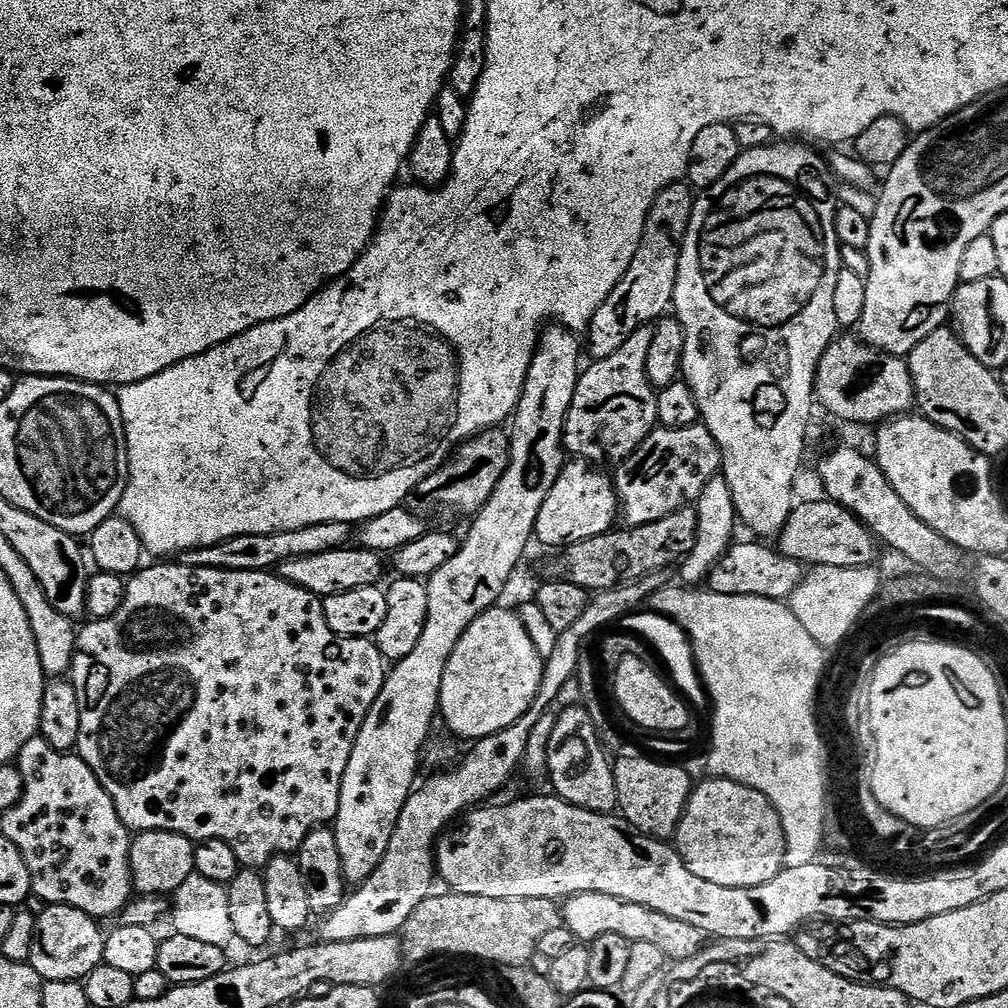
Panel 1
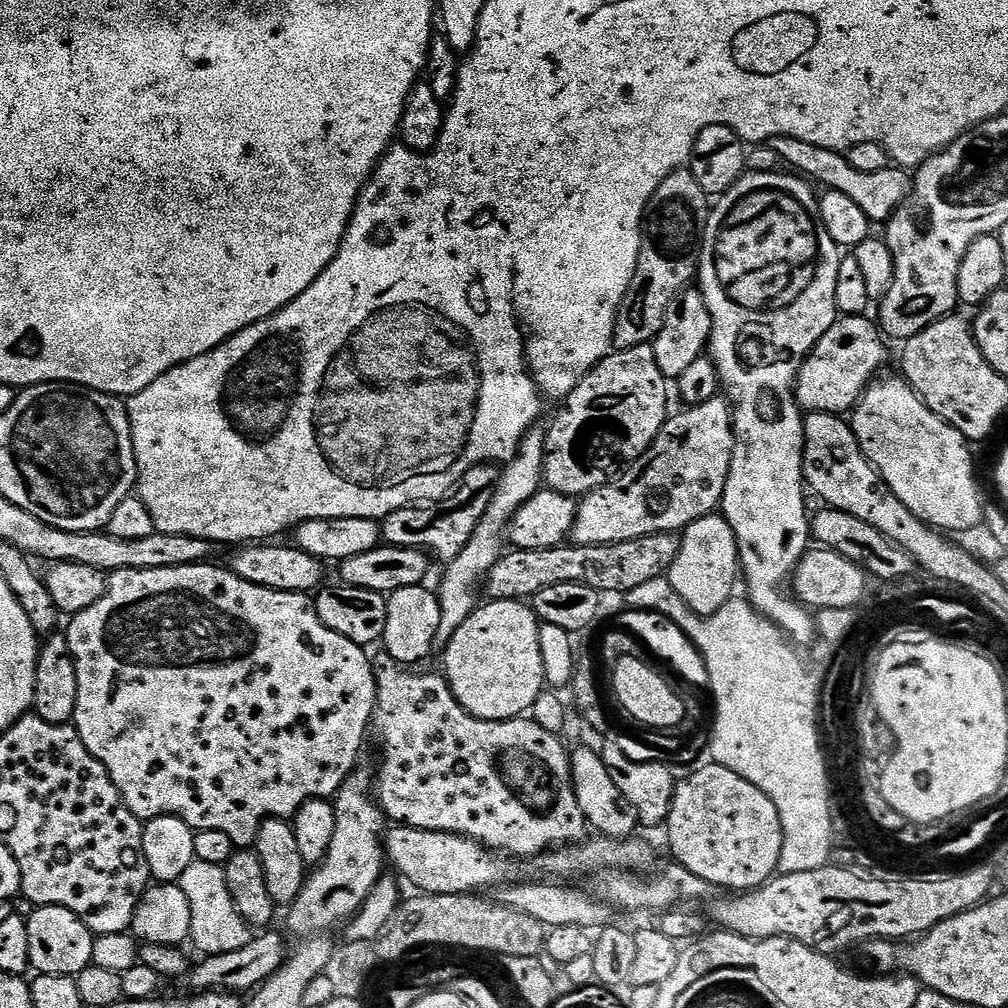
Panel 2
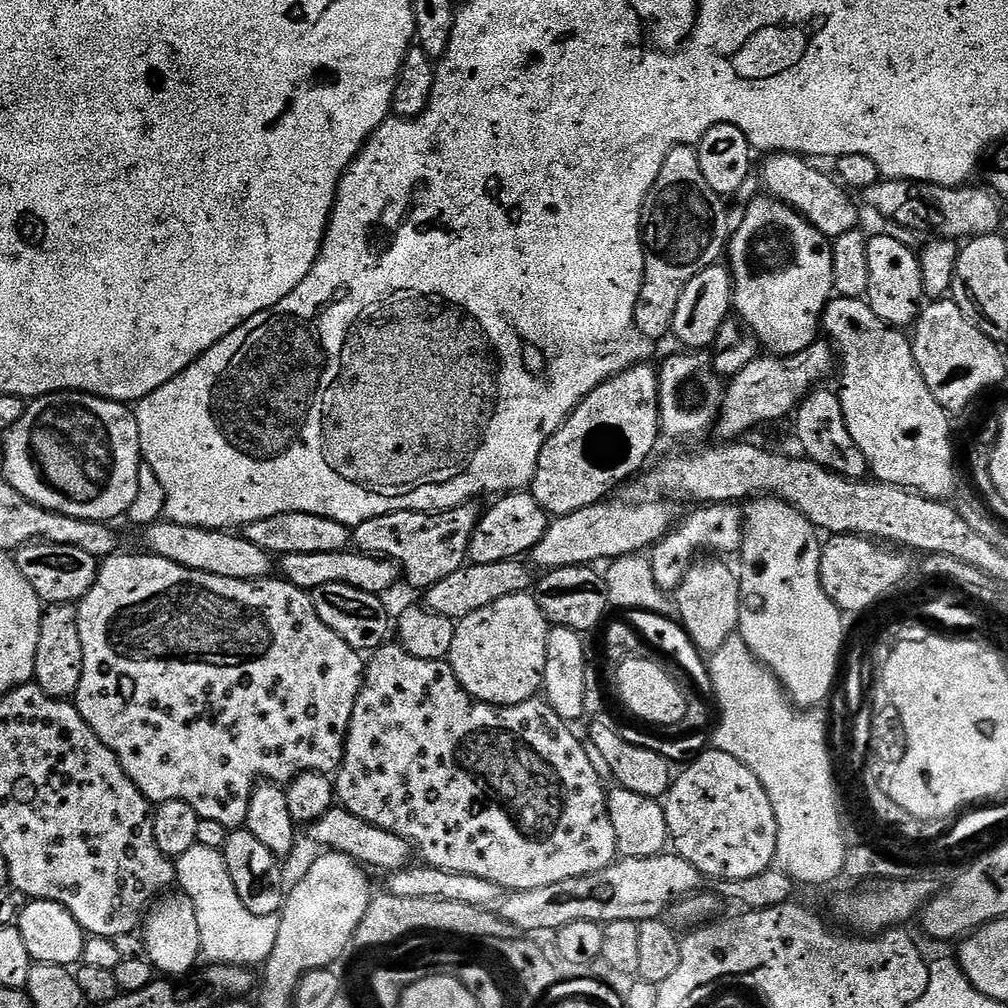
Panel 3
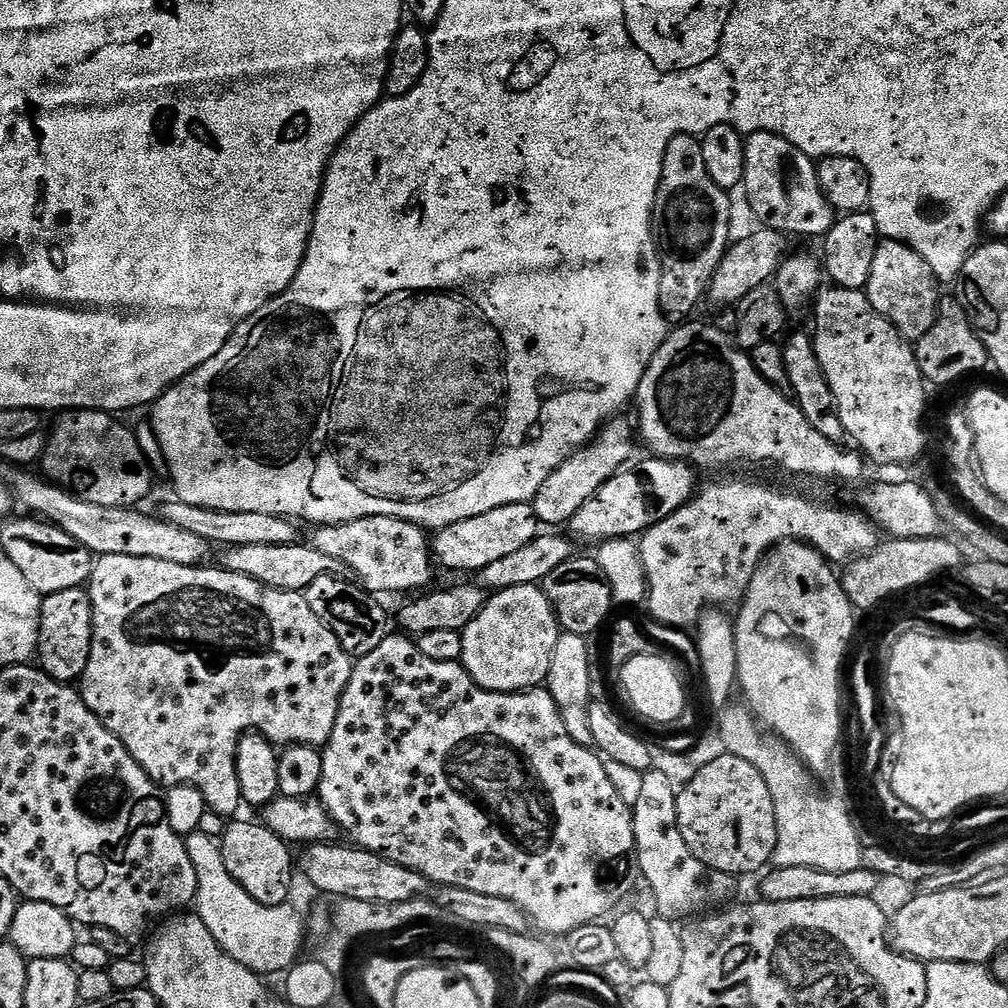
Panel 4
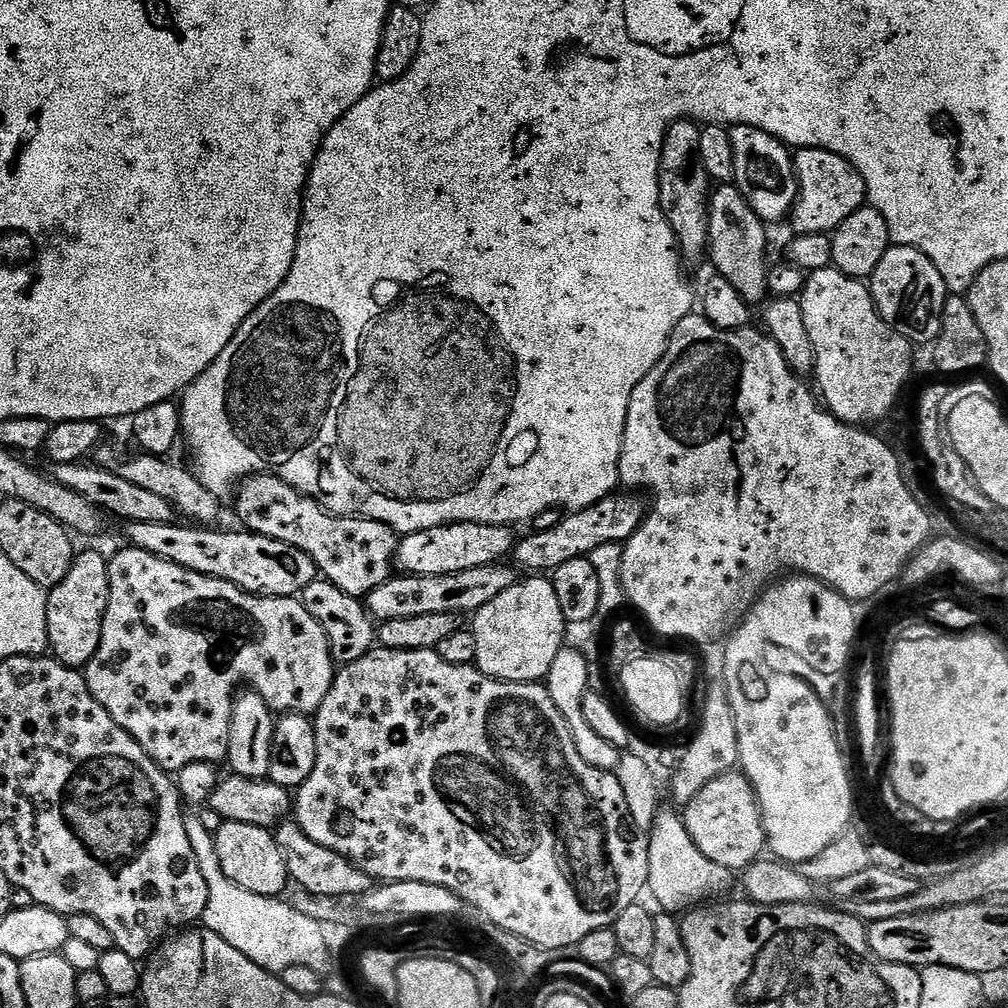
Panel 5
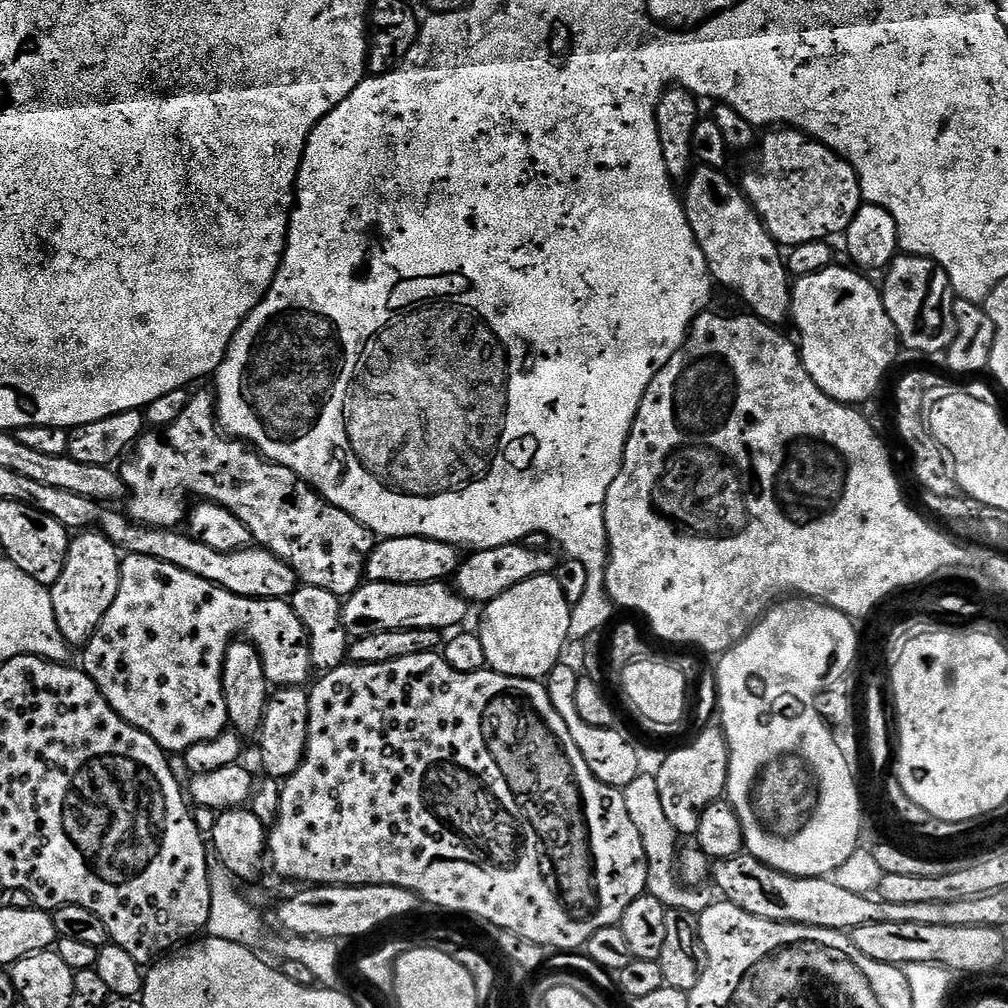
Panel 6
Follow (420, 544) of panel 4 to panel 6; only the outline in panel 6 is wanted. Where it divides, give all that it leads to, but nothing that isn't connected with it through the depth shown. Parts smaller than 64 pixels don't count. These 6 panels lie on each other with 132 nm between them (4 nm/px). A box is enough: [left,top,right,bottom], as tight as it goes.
[118,391,377,598]

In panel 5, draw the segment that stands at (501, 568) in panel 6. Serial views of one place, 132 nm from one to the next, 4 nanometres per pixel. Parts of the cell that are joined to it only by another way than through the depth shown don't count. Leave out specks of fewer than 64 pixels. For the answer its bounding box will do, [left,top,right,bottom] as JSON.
[510,490,646,574]

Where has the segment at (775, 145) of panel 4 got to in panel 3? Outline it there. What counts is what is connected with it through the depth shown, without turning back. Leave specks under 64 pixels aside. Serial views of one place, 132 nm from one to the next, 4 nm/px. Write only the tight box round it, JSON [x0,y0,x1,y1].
[758,154,861,241]

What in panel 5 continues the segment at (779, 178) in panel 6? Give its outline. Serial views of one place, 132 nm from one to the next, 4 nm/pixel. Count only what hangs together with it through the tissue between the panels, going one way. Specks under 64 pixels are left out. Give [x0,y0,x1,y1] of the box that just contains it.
[790,148,868,236]

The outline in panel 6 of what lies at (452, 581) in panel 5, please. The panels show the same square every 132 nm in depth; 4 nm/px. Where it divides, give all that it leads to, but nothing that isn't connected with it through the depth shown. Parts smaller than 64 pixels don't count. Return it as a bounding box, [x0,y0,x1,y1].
[343,580,470,640]

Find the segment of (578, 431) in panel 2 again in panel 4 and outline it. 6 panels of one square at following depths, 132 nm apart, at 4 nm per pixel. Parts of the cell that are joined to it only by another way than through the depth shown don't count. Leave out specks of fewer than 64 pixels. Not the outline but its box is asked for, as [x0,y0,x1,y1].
[530,419,634,525]

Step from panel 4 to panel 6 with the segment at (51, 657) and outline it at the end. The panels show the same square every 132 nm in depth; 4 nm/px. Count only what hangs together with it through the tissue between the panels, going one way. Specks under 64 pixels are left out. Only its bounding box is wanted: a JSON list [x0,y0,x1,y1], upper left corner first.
[50,530,121,646]

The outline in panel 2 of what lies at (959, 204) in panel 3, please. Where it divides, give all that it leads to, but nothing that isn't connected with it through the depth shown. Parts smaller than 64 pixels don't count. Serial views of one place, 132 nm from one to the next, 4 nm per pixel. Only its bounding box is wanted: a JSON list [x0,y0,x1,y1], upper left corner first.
[770,136,913,222]

